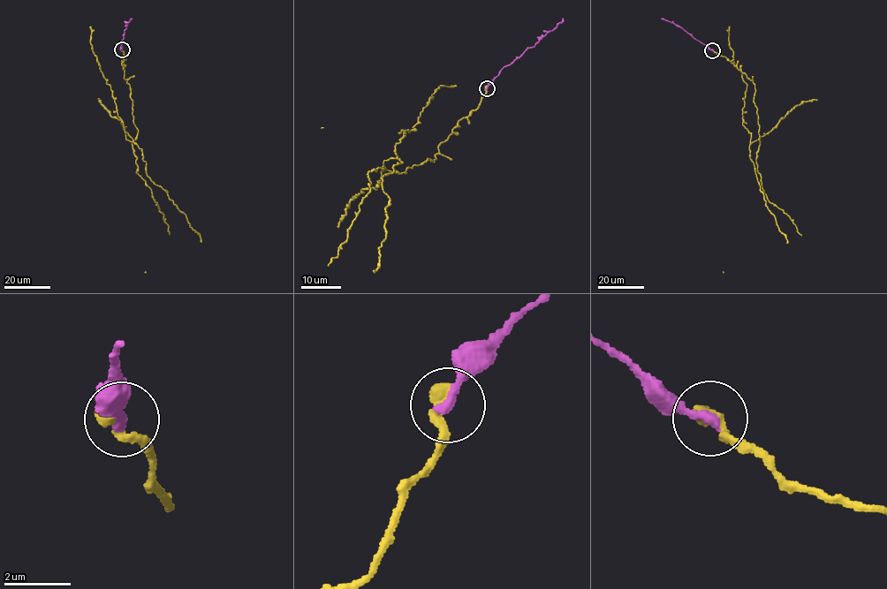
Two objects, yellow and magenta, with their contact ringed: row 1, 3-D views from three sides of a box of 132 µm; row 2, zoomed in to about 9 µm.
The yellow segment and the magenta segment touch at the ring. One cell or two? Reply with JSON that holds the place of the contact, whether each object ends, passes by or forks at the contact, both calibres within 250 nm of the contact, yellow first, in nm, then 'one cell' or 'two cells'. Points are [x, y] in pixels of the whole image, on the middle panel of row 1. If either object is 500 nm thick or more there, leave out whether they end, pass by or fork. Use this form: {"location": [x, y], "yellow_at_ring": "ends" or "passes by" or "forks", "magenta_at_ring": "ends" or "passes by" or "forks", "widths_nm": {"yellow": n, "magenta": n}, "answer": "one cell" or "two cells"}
{"location": [487, 88], "widths_nm": {"yellow": 500, "magenta": 300}, "answer": "one cell"}

